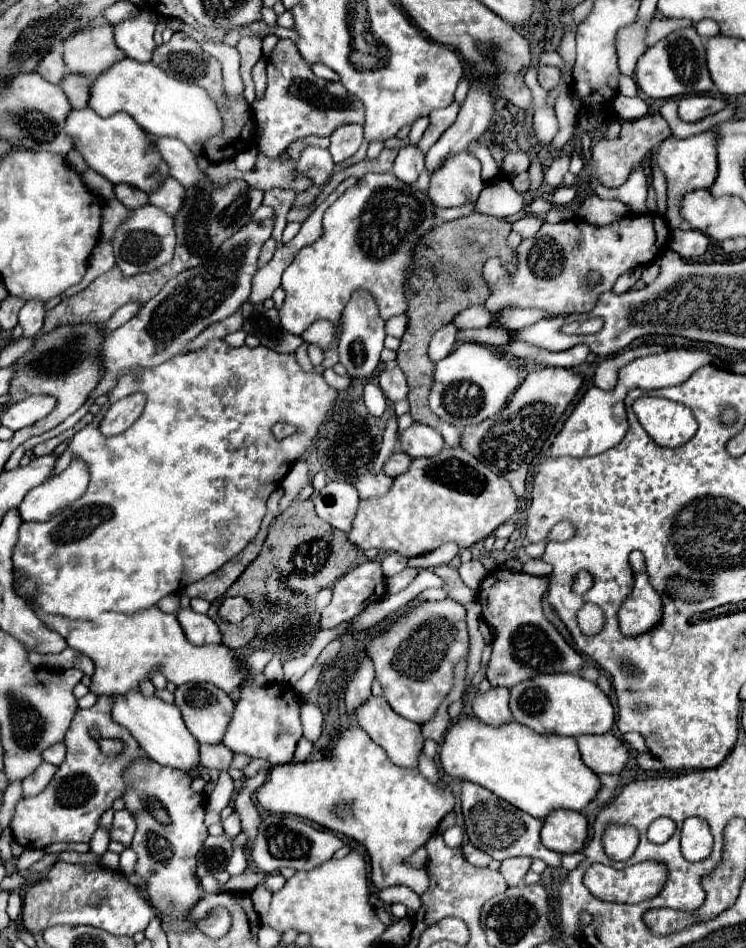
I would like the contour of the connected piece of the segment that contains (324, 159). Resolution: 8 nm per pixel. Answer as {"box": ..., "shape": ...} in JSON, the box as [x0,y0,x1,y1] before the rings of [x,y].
{"box":[295,146,335,186],"shape":[[[307,146],[295,162],[297,174],[309,178],[313,186],[323,186],[333,174],[333,168],[335,164],[331,160],[329,150],[323,150],[319,146]]]}

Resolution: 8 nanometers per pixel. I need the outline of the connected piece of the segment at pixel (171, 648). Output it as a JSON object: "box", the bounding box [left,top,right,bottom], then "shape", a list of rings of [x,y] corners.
{"box":[37,606,245,694],"shape":[[[157,606],[131,616],[105,612],[95,622],[49,616],[39,610],[37,614],[51,630],[59,632],[71,648],[79,650],[95,662],[95,674],[91,678],[93,694],[125,694],[131,688],[137,688],[139,682],[147,678],[151,668],[161,670],[175,686],[187,682],[207,682],[225,690],[227,694],[231,694],[245,680],[245,674],[239,668],[239,660],[231,648],[225,644],[193,646],[187,642],[175,614],[165,614]]]}

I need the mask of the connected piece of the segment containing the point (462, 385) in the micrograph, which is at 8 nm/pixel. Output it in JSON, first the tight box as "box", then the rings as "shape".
{"box":[429,342,521,428],"shape":[[[463,342],[447,358],[435,364],[435,380],[429,390],[429,408],[441,420],[457,428],[479,424],[505,408],[513,390],[519,386],[519,372],[521,370],[517,362],[497,356],[493,348],[475,342]]]}

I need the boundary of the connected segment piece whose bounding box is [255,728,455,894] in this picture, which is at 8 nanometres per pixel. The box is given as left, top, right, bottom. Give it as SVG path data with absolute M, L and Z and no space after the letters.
M353 728L341 734L337 746L331 750L333 758L323 758L315 762L291 762L273 766L267 782L255 792L257 802L277 814L293 814L313 820L321 828L335 830L357 840L365 846L371 858L371 882L381 888L381 884L403 884L415 894L423 894L429 888L429 876L425 870L407 864L407 858L421 848L437 832L439 822L447 812L453 810L455 796L449 786L429 782L417 768L401 768L387 758L387 752L375 744L369 734L361 728Z

